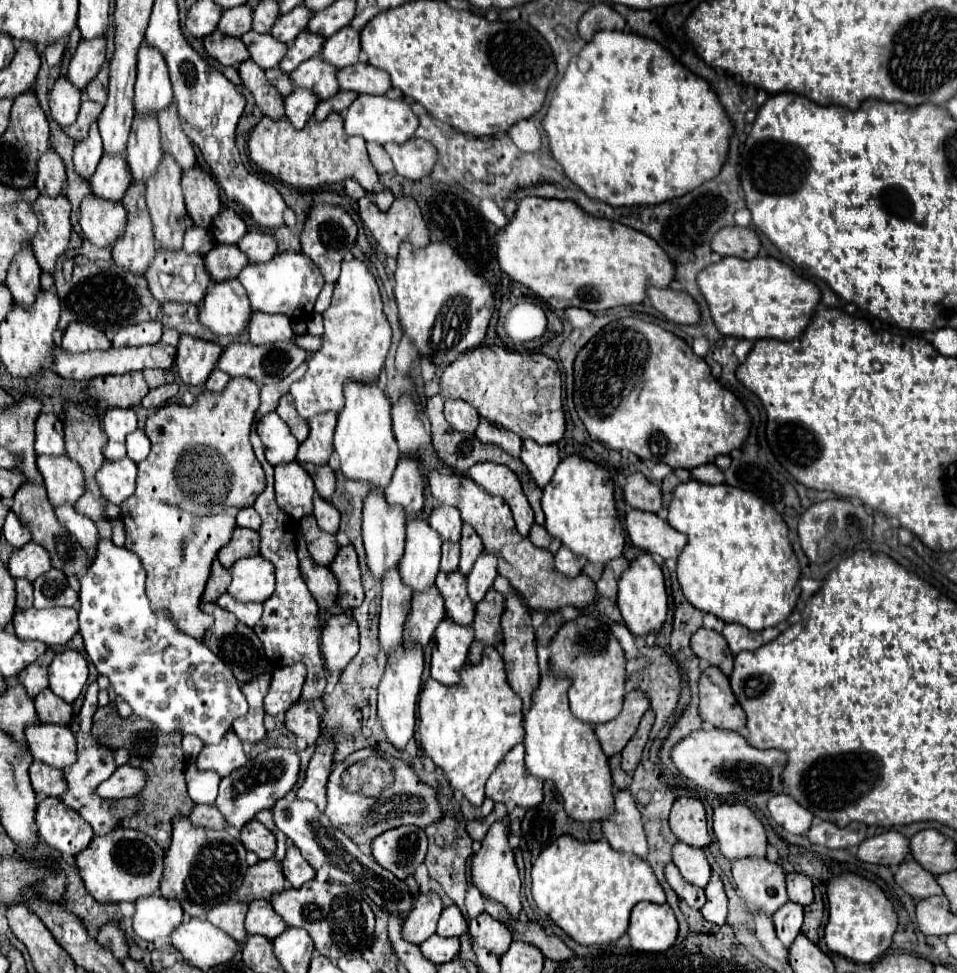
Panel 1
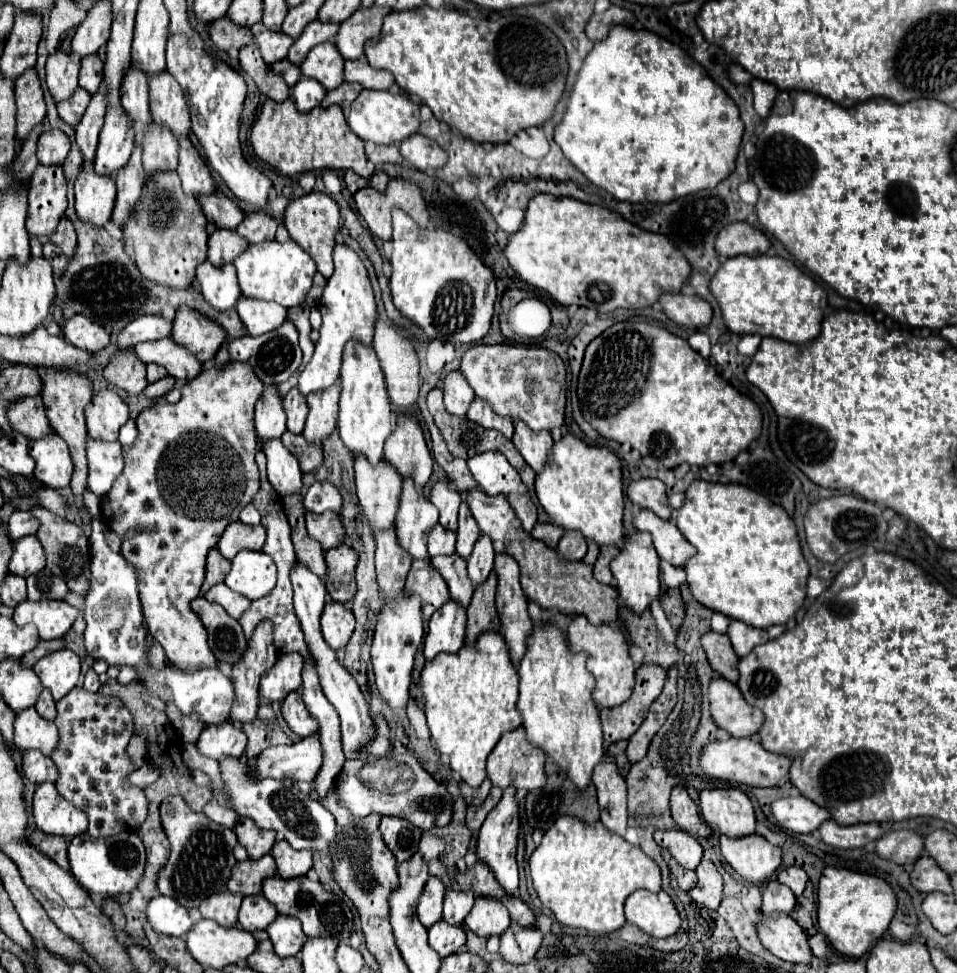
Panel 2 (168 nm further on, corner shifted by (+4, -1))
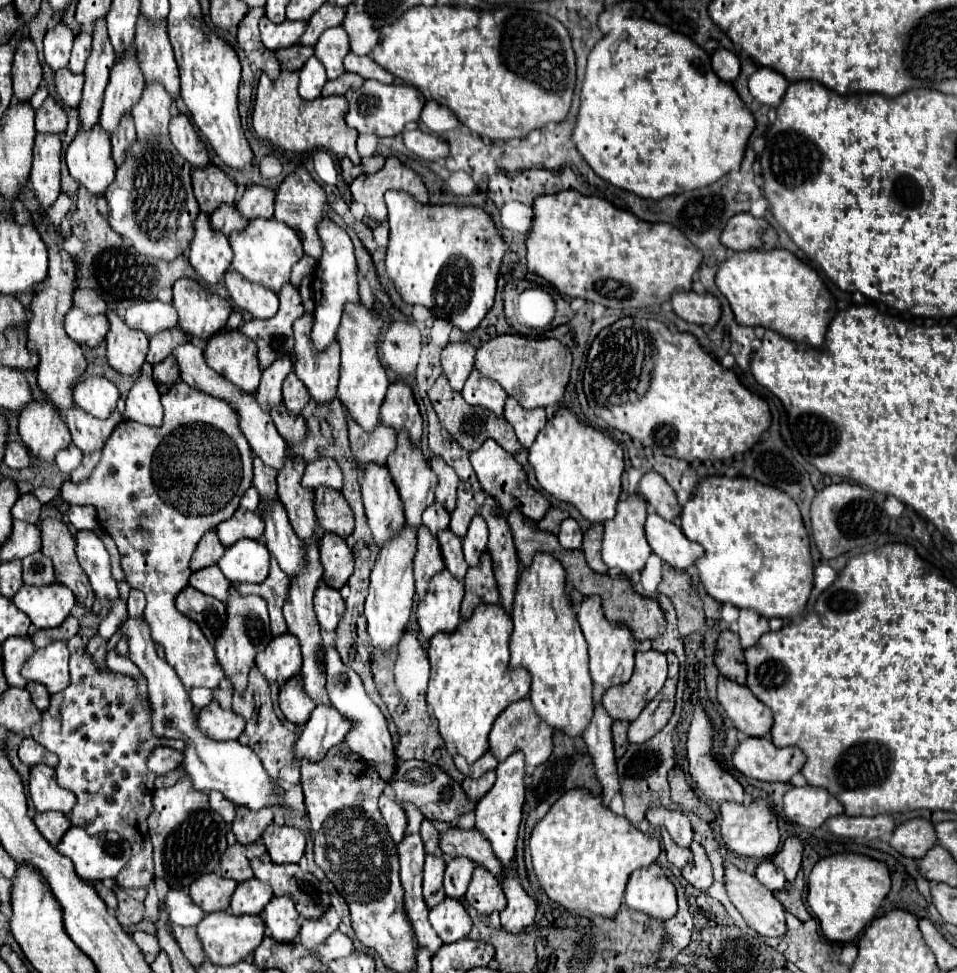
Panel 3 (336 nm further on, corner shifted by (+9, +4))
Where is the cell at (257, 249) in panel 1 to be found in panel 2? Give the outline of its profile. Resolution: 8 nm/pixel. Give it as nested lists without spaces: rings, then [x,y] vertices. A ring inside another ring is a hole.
[[[253,212],[245,216],[245,220],[237,226],[237,234],[247,238],[249,244],[261,244],[261,242],[275,240],[275,230],[277,230],[275,218],[263,212]]]

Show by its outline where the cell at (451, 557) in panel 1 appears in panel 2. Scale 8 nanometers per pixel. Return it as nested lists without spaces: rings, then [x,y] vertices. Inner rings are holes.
[[[437,524],[429,534],[429,556],[439,554],[455,554],[455,532],[445,530],[441,524]]]

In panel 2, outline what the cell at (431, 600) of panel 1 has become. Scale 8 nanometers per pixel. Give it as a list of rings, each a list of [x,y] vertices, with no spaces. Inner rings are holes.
[[[425,560],[413,562],[409,576],[407,576],[405,592],[409,596],[417,596],[421,600],[423,622],[429,622],[431,614],[435,610],[439,610],[449,600],[449,590],[447,590],[445,580]]]

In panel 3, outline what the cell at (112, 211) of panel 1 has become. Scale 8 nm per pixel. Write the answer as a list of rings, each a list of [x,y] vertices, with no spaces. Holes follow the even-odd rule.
[[[98,125],[94,129],[80,129],[66,149],[66,165],[70,175],[92,195],[104,195],[116,173],[114,159],[110,157],[110,137]]]

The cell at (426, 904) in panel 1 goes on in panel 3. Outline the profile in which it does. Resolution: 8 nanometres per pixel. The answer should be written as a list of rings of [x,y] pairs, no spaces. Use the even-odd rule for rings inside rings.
[[[426,855],[426,865],[424,865],[424,899],[428,907],[438,905],[446,893],[442,889],[442,879],[444,879],[444,869],[446,861],[436,855]]]

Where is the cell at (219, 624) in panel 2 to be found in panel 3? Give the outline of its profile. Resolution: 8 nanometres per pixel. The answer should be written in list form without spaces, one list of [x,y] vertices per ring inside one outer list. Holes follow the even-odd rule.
[[[190,585],[176,595],[176,609],[198,623],[210,643],[214,643],[216,635],[226,623],[226,605],[210,595],[198,593]]]

